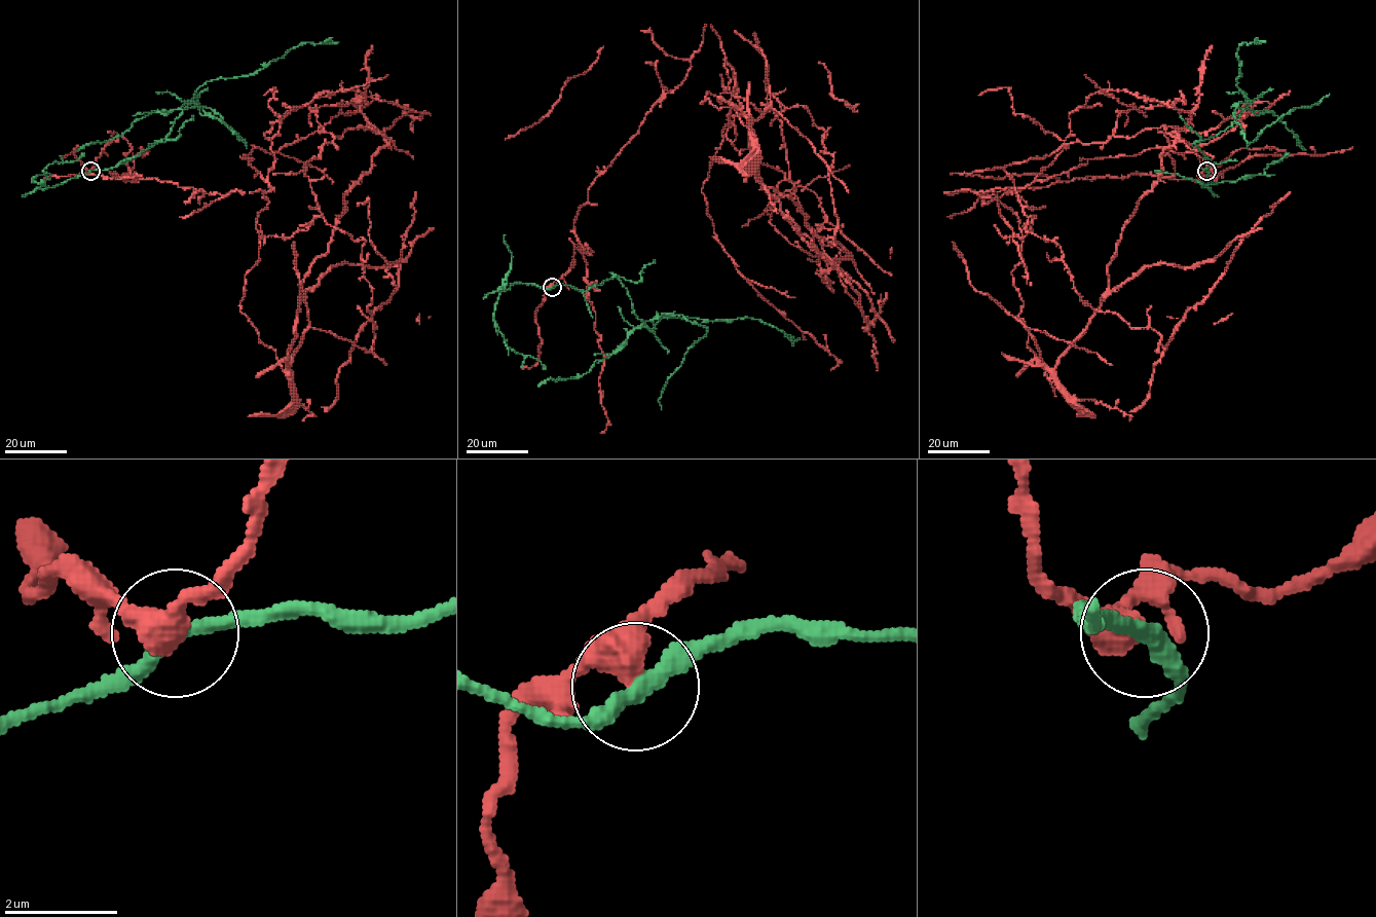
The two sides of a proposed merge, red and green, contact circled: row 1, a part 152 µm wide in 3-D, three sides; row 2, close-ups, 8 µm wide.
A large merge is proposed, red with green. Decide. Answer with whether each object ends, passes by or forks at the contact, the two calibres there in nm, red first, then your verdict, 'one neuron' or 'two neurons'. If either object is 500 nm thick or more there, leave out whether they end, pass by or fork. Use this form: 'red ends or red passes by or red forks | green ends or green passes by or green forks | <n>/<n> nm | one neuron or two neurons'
red passes by | green passes by | 400/300 nm | two neurons

